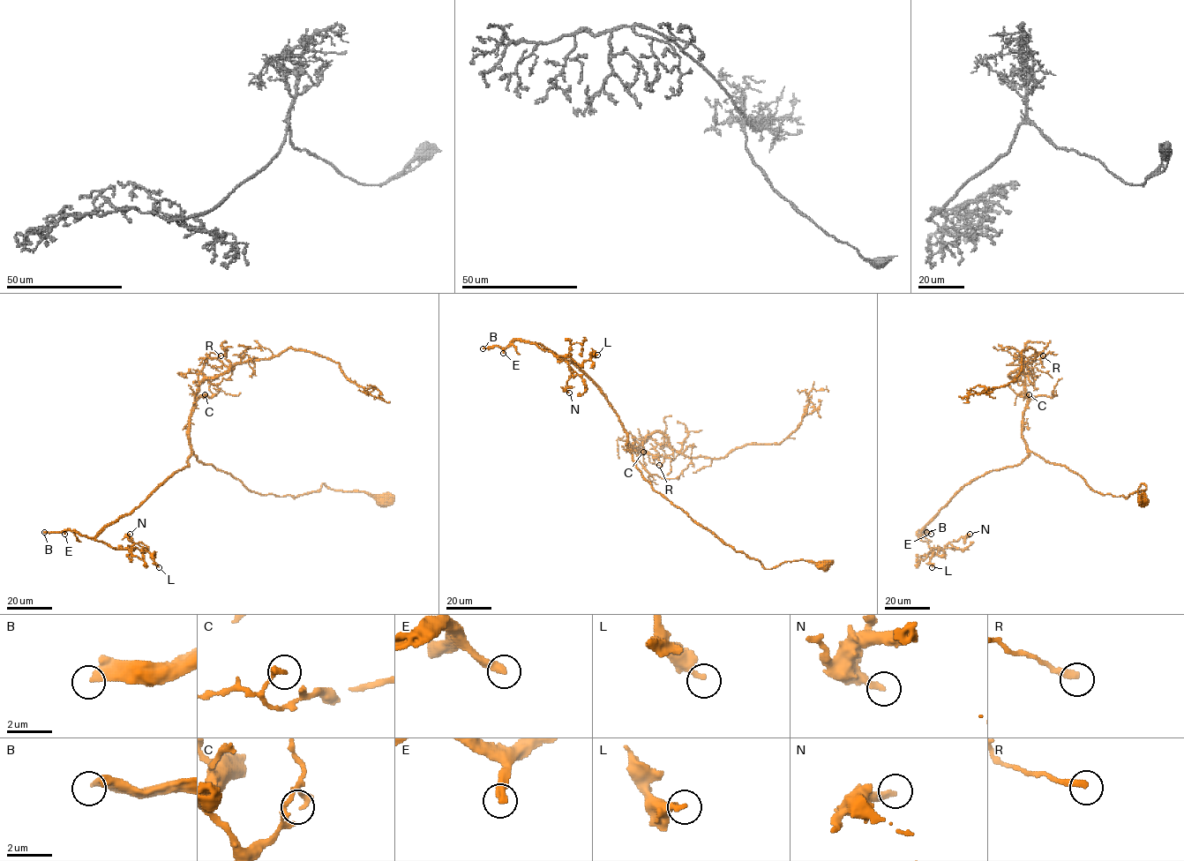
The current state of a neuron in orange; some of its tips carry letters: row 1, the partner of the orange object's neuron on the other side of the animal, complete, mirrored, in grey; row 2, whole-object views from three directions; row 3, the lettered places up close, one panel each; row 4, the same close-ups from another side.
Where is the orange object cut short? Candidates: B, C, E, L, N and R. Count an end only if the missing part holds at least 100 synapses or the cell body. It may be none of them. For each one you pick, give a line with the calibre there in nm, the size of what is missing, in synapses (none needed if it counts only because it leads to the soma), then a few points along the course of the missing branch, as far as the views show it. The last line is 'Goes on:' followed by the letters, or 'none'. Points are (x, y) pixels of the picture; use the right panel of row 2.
B: Thickness 360 nm. Roughly 550 synapses. Course of what is missing: (926, 532), (937, 542), (932, 549), (936, 557), (914, 581)
E: Thickness 340 nm. Roughly 150 synapses. Course of what is missing: (931, 534), (940, 535), (950, 525), (977, 516), (992, 503)
Goes on: B, E

